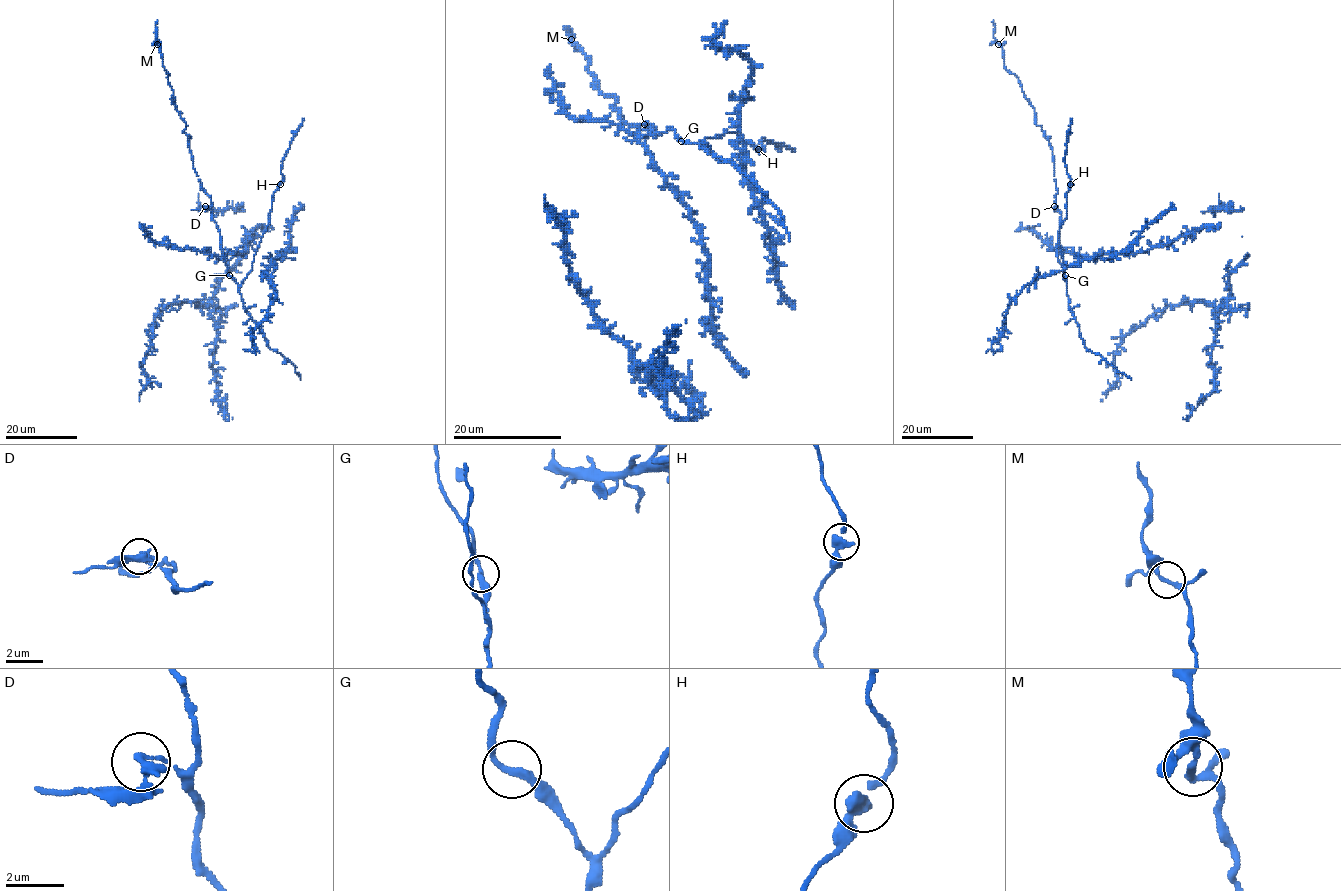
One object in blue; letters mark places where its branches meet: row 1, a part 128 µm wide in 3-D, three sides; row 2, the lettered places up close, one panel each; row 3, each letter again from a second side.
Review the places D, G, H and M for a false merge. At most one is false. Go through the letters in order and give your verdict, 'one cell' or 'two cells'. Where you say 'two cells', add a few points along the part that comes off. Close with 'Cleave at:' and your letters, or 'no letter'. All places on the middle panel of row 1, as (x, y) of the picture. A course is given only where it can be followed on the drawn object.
D: two cells | (644, 123), (624, 129)
G: one cell
H: one cell
M: one cell
Cleave at: D

